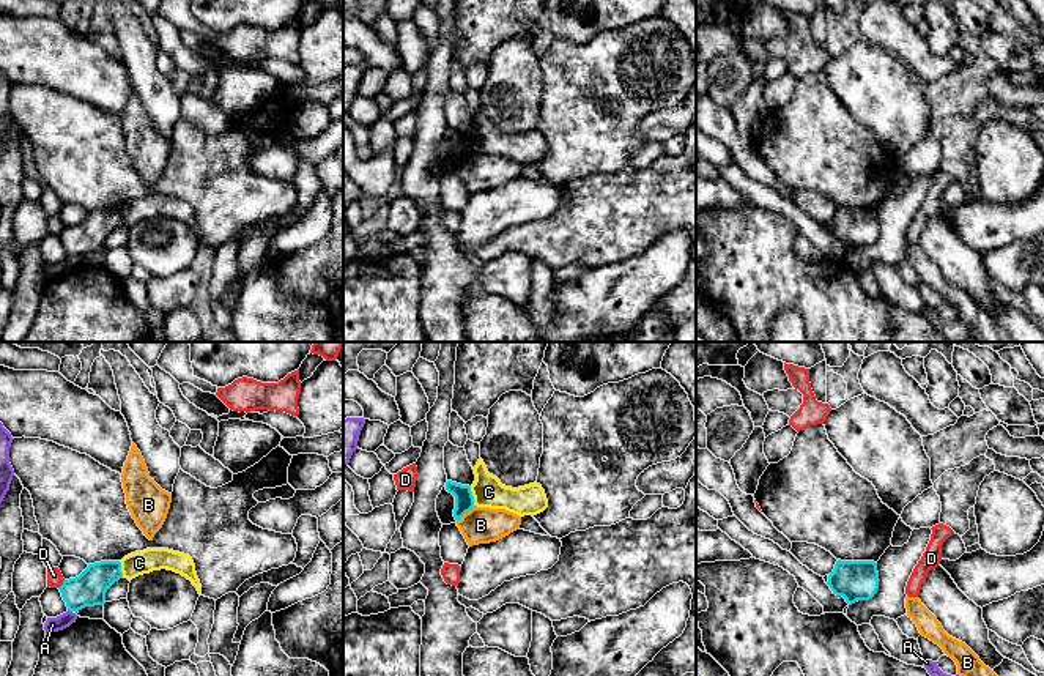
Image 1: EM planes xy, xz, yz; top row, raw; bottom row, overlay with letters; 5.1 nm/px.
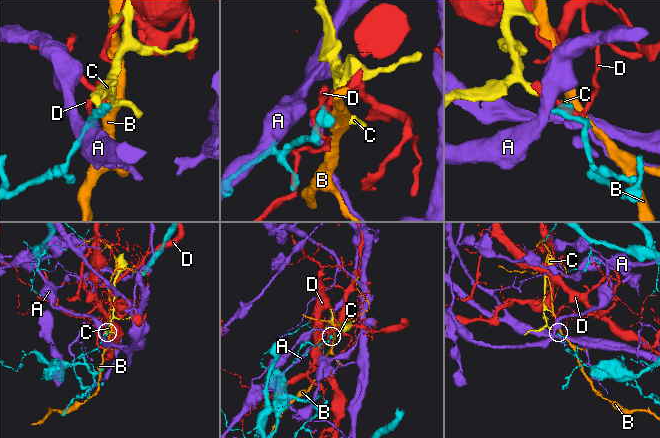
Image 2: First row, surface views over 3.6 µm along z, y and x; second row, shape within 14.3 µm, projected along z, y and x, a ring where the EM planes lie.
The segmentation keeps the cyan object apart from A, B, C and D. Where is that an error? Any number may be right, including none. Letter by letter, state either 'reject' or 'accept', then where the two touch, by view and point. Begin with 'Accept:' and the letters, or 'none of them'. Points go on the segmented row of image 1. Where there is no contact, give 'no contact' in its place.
Accept: none of them
A: reject; meets cyan in xy at (70, 610)
B: reject; meets cyan in xz at (465, 512)
C: reject; meets cyan in xz at (473, 497)
D: reject; meets cyan in xy at (62, 585)

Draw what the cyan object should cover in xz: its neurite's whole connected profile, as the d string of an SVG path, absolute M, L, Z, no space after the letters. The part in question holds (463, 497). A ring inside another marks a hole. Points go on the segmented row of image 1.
M447 481L446 490L455 496L454 517L458 522L466 512L474 507L474 496L471 487Z

